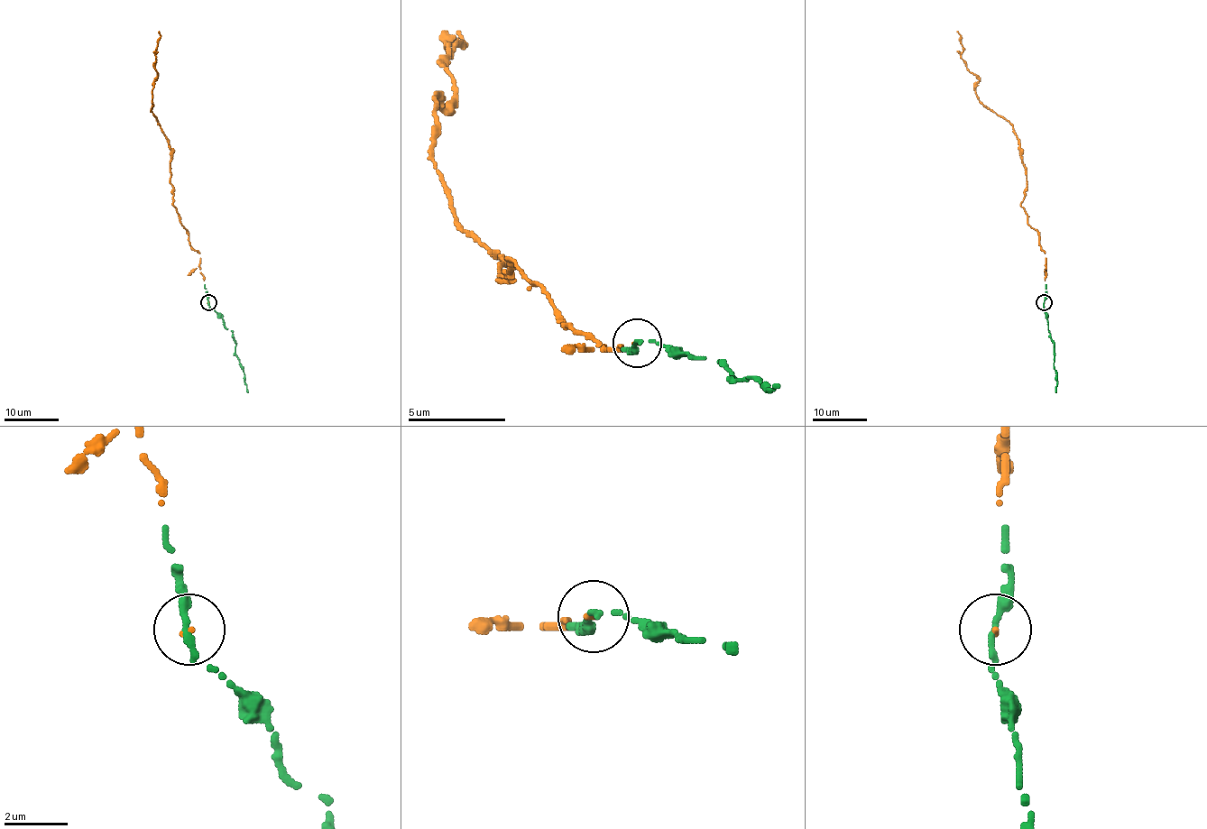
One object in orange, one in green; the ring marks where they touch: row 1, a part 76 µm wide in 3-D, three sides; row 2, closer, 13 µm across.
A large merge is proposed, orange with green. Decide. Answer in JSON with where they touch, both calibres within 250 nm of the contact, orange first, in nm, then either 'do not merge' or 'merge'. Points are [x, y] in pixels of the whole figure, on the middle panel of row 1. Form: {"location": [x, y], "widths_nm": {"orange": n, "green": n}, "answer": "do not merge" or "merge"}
{"location": [637, 343], "widths_nm": {"orange": 100, "green": 200}, "answer": "merge"}

